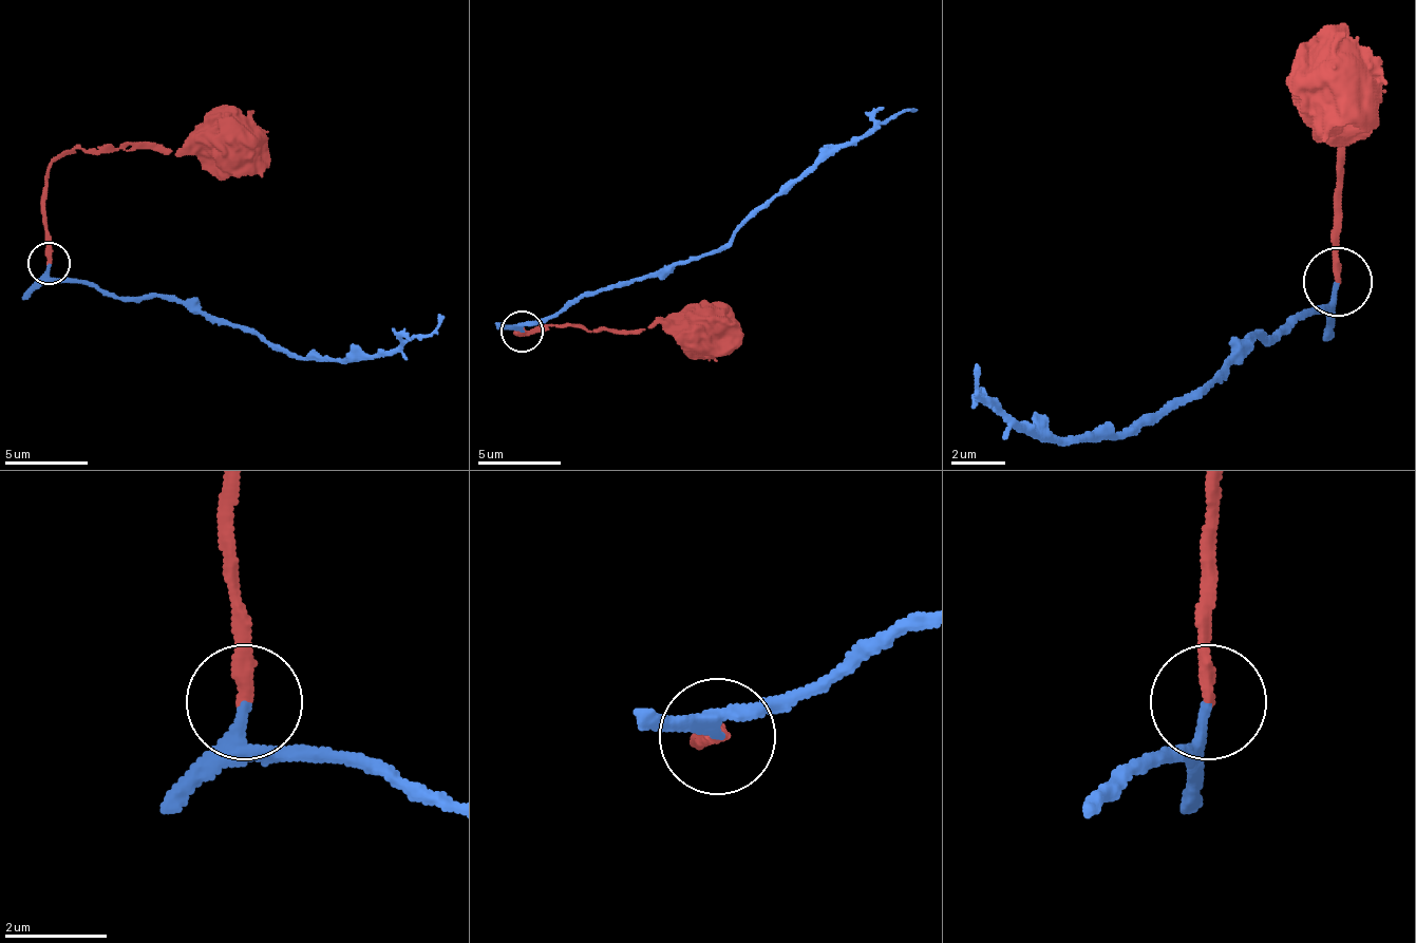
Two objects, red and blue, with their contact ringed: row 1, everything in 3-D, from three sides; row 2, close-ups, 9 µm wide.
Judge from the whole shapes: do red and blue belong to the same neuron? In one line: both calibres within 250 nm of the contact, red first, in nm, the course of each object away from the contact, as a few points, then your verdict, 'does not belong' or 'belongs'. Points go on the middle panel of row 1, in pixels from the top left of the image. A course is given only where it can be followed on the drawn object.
280 nm thick on the red side, 220 nm on the other; red runs (521, 331), (554, 326), (646, 331), (672, 322), (693, 342), (705, 335); blue runs (521, 331), (559, 318), (601, 288), (667, 276), (680, 263), (713, 255), (822, 158), (914, 109); belongs

